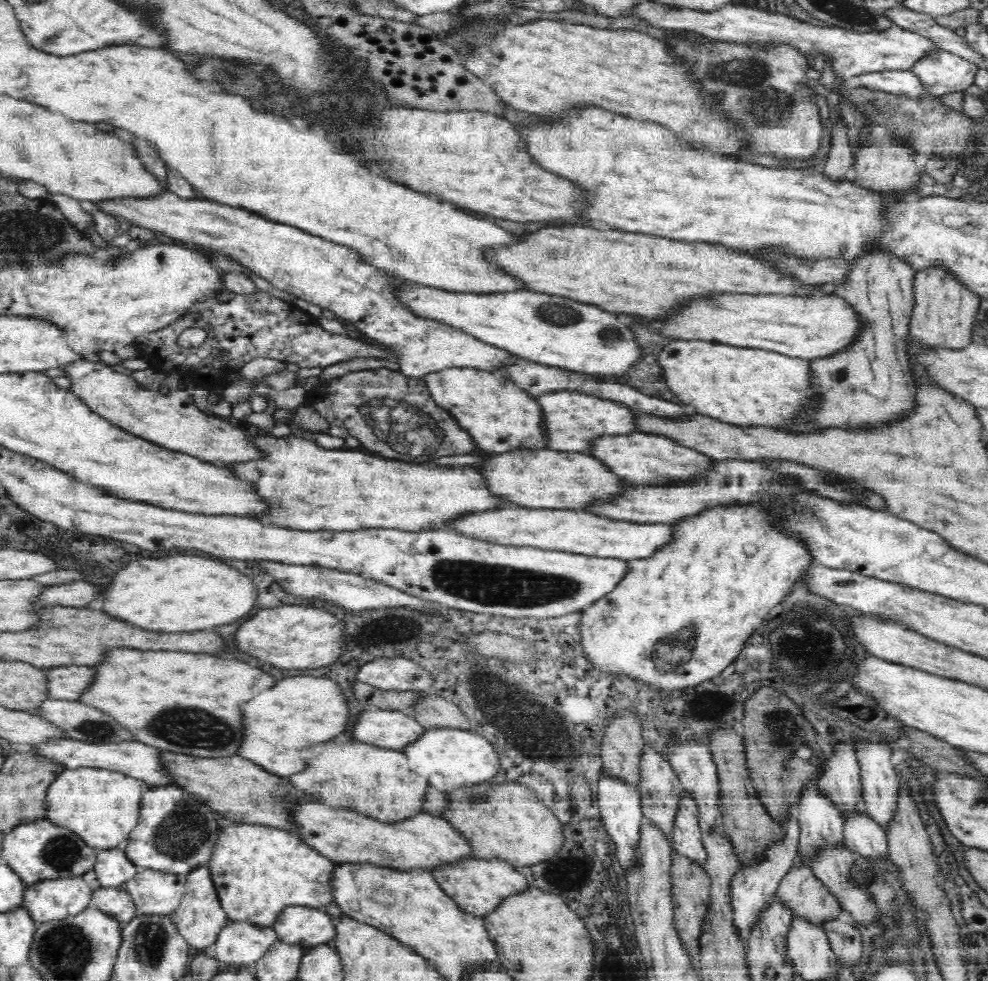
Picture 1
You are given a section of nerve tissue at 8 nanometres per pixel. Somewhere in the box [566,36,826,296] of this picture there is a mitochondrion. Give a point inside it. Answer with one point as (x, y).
(765, 106)

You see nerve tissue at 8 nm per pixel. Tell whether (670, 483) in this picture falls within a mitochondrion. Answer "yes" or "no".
no

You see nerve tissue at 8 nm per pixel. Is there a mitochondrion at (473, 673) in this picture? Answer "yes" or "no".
yes

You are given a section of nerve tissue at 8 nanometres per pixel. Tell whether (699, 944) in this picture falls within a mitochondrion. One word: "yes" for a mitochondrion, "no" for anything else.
no

